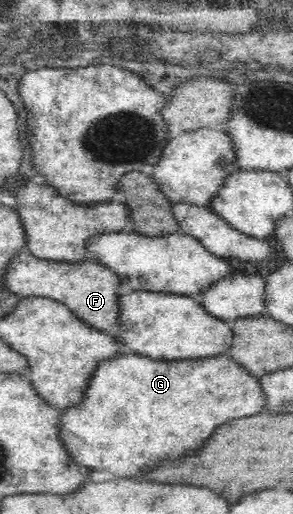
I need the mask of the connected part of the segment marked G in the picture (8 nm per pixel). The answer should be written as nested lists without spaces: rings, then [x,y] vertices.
[[[118,355],[112,359],[104,359],[96,365],[93,370],[92,379],[88,379],[88,385],[84,387],[84,395],[81,395],[80,403],[70,405],[70,409],[66,409],[66,413],[62,413],[64,417],[60,419],[60,431],[57,427],[57,435],[60,436],[60,443],[64,446],[64,451],[68,452],[74,463],[100,471],[110,471],[114,475],[122,475],[122,477],[140,477],[140,473],[144,473],[144,469],[148,469],[148,465],[154,465],[156,461],[160,461],[160,457],[184,457],[184,453],[188,453],[188,449],[196,449],[196,445],[200,445],[200,441],[204,441],[204,437],[208,437],[208,433],[212,433],[212,429],[216,429],[216,425],[222,425],[224,421],[236,419],[236,417],[250,417],[264,411],[264,392],[260,389],[259,378],[250,375],[246,368],[236,363],[231,357],[223,355],[221,357],[190,359],[182,361],[154,361],[149,357],[140,357],[140,355]]]

